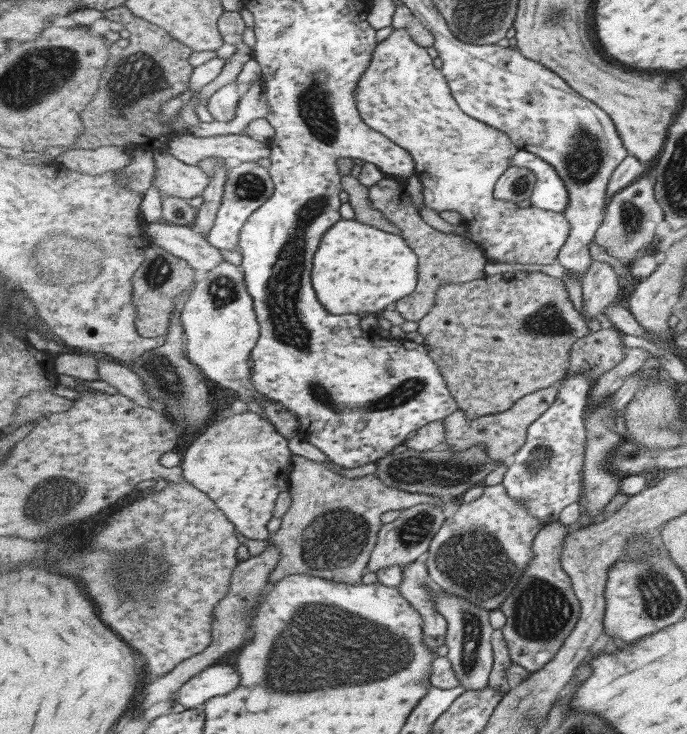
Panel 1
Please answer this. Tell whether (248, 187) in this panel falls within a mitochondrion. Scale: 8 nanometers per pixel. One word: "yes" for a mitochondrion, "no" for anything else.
yes

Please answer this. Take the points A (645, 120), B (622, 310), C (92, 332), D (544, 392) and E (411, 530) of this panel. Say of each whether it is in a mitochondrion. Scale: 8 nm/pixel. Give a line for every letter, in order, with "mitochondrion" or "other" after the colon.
A: other
B: other
C: other
D: other
E: mitochondrion

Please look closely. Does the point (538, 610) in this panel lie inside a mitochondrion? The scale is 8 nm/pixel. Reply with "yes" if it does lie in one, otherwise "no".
yes

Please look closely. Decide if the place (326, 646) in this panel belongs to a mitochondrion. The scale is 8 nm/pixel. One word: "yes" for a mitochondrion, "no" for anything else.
yes

